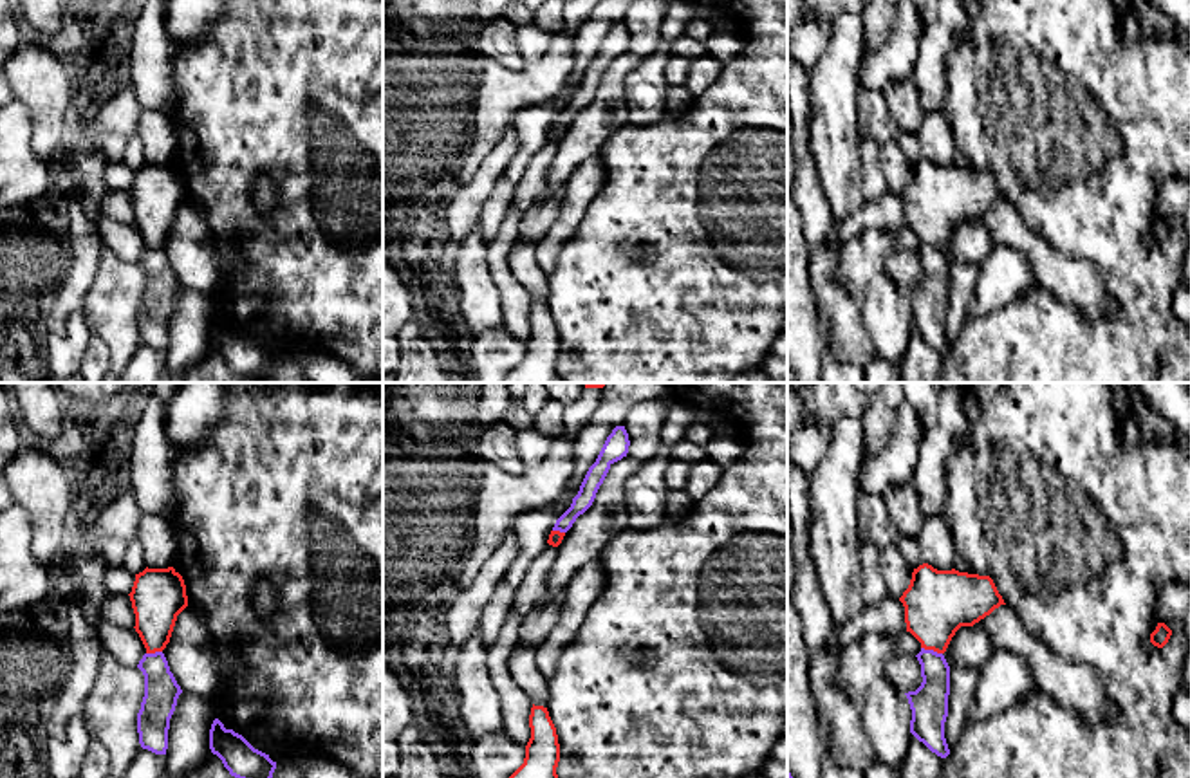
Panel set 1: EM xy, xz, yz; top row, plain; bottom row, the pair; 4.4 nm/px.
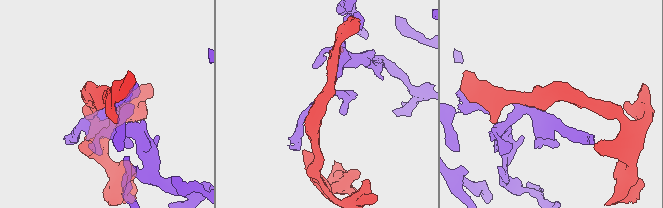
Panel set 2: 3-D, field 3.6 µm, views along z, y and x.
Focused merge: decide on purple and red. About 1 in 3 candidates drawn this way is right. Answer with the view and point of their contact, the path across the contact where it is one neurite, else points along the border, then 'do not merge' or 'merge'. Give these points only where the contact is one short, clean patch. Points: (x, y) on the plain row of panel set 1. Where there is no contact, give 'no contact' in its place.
meets purple in yz at (932, 246); do not merge

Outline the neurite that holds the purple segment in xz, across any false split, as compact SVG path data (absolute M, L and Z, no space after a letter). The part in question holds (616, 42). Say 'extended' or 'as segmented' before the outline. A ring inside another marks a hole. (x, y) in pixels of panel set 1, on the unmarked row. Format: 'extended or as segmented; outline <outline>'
as segmented; outline M616 22L607 32L596 58L589 63L578 90L572 94L571 103L556 116L553 126L567 128L576 114L592 101L610 61L627 52L628 42L630 36L625 22Z

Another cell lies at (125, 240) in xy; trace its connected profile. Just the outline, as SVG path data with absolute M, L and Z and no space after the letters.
M99 215L99 236L119 258L137 262L146 244L135 224L123 224Z

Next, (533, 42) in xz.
M536 25L518 27L516 31L518 51L525 61L540 60L549 51L551 42L553 34Z

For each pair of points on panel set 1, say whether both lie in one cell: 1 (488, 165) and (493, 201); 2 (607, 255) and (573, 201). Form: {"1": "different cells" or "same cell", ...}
{"1": "different cells", "2": "different cells"}

